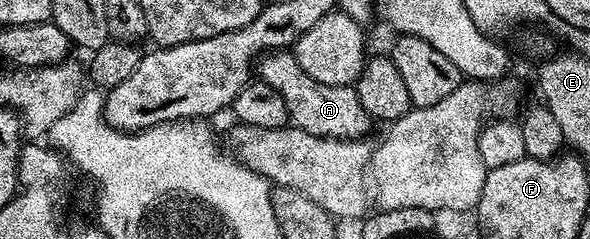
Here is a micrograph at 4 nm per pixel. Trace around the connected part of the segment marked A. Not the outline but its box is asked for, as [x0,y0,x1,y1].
[256,51,372,141]

